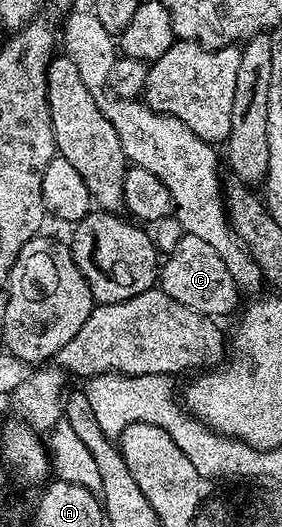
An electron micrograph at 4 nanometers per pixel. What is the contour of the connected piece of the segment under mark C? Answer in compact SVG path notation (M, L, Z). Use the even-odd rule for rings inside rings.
M186 234L180 237L175 244L175 249L162 261L158 287L177 302L181 302L181 305L199 311L203 315L214 318L229 315L234 310L235 303L241 299L239 287L233 282L233 274L229 274L225 262L221 262L217 250L213 250L209 242Z

